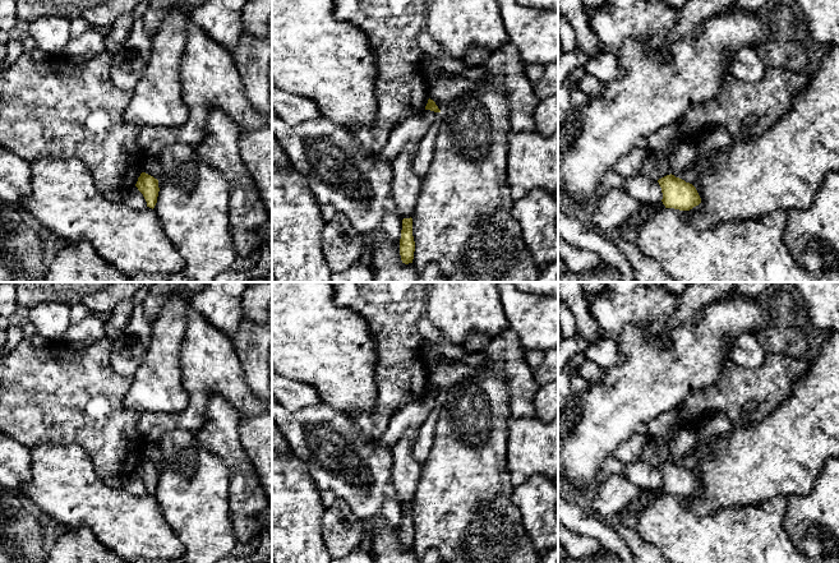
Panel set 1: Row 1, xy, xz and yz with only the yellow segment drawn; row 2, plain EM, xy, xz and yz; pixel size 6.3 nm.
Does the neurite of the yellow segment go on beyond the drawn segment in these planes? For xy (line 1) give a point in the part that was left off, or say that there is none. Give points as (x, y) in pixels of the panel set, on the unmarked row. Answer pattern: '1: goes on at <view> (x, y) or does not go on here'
1: does not go on here

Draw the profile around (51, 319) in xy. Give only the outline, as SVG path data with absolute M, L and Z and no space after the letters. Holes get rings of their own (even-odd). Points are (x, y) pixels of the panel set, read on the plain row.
M41 303L29 308L29 318L40 336L49 342L63 336L70 326L70 306L64 303Z

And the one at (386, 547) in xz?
M383 520L367 527L374 563L446 563L435 550L428 550L420 558L412 549L405 550L400 541L400 529L388 527Z

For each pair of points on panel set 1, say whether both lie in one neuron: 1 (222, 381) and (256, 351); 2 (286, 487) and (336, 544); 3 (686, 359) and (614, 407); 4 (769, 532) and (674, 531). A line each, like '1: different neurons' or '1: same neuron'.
1: different neurons
2: different neurons
3: same neuron
4: same neuron

